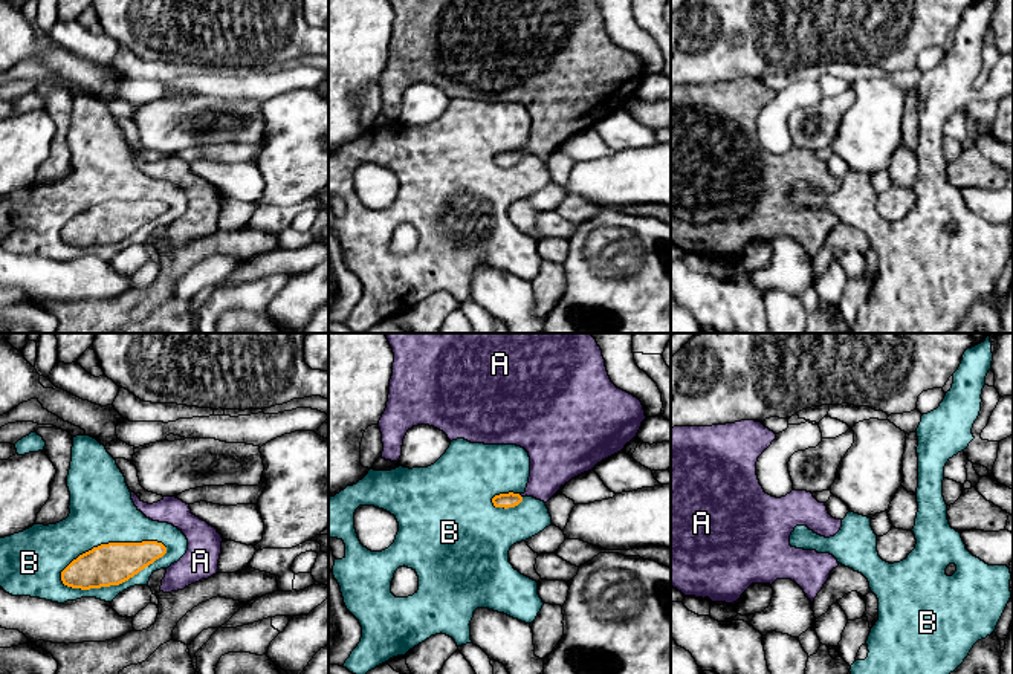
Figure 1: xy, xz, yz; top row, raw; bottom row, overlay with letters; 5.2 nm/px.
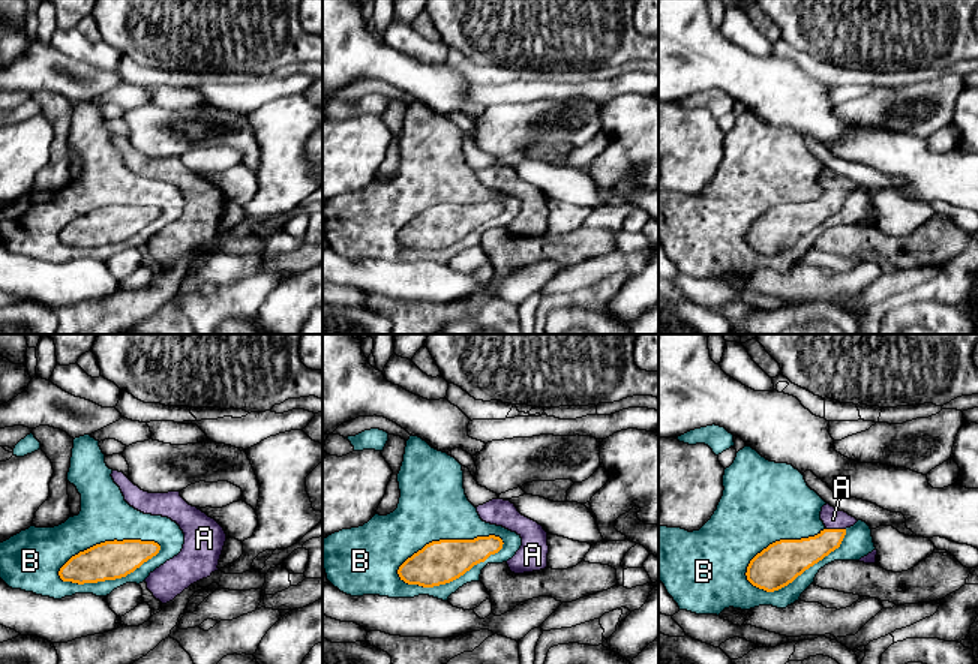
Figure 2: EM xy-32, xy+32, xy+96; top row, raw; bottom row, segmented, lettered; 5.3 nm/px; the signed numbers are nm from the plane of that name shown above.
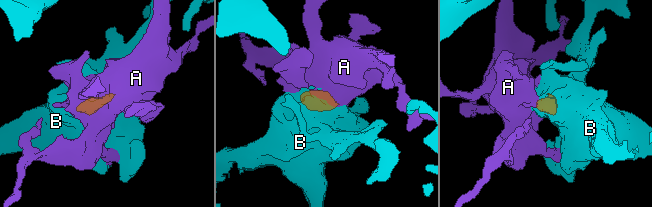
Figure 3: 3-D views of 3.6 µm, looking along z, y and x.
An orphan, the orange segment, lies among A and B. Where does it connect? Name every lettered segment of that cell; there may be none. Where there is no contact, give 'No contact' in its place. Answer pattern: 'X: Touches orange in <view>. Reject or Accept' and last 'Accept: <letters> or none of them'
A: Touches orange in xz. Accept
B: Touches orange in xy. Reject
Accept: A

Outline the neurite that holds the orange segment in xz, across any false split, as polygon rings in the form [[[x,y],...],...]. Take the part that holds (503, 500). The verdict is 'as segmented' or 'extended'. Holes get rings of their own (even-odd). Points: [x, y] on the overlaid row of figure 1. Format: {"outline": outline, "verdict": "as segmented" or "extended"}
{"outline": [[[513,492],[500,494],[492,498],[492,503],[495,507],[504,507],[504,509],[515,507],[521,501],[523,501],[523,497],[519,494],[513,494]]], "verdict": "as segmented"}

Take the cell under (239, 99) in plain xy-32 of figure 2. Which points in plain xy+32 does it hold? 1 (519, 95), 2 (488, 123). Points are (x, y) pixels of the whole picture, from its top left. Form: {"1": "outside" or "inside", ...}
{"1": "inside", "2": "outside"}

